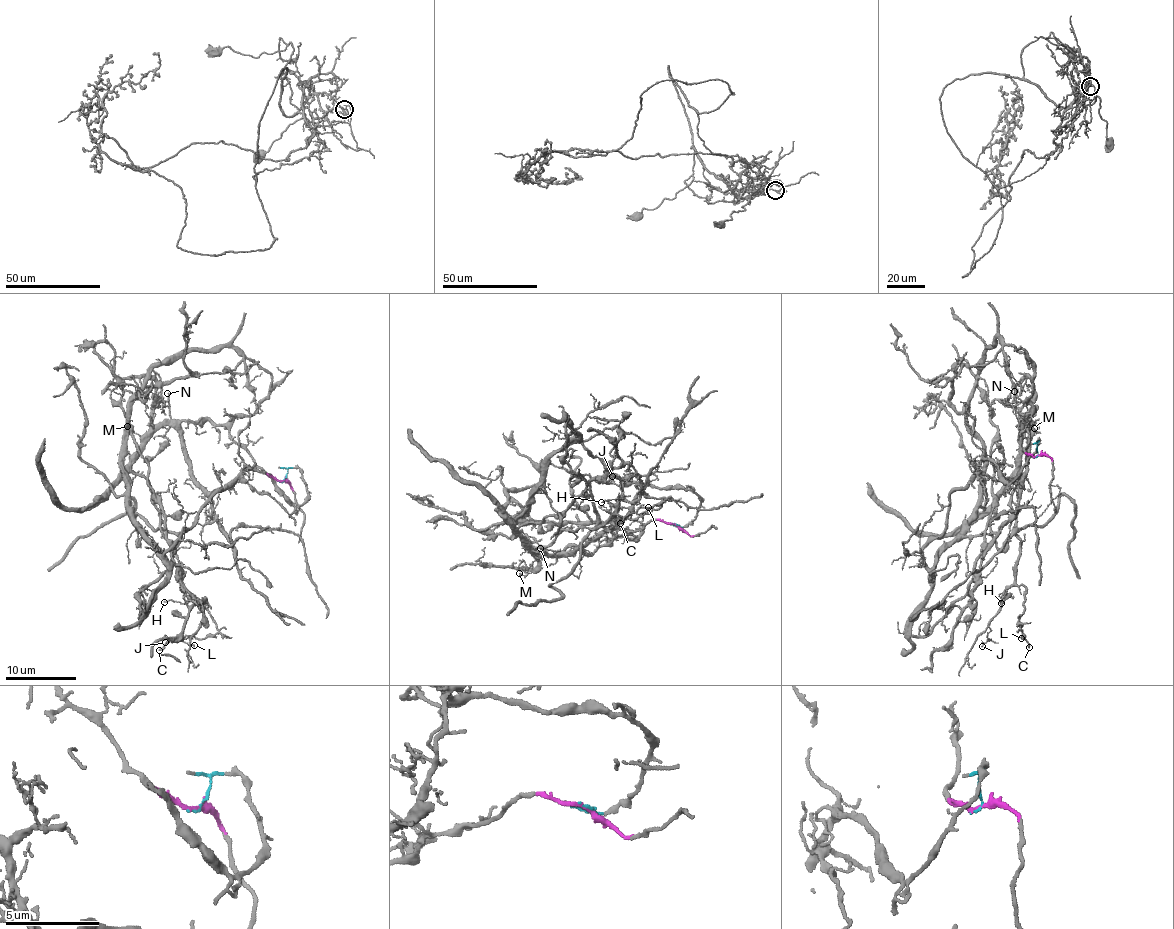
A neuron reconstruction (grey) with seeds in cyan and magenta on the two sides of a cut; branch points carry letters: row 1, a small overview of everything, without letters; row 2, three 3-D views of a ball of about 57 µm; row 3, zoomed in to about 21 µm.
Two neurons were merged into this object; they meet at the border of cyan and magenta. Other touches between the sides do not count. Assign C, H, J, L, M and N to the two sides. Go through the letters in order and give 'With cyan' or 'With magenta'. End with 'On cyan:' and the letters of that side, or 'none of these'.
C: With magenta
H: With magenta
J: With magenta
L: With magenta
M: With magenta
N: With magenta
On cyan: none of these

